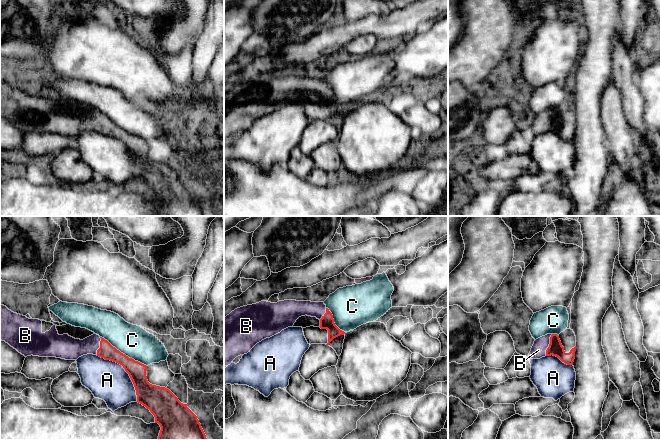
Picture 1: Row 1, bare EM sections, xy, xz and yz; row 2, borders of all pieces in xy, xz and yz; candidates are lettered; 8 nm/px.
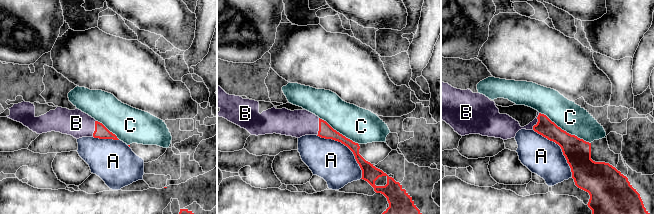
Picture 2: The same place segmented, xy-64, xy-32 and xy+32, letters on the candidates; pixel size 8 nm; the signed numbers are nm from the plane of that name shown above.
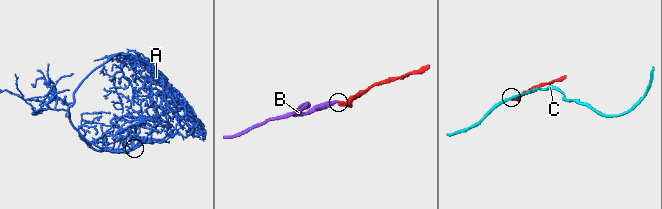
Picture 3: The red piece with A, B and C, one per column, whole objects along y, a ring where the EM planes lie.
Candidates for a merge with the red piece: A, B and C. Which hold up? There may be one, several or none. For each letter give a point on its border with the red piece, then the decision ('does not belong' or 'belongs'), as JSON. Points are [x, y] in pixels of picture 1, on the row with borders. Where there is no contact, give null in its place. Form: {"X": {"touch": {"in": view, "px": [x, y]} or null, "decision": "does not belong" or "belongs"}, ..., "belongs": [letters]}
{"A": {"touch": {"in": "xy", "px": [125, 370]}, "decision": "does not belong"}, "B": {"touch": {"in": "yz", "px": [549, 345]}, "decision": "belongs"}, "C": {"touch": {"in": "xy", "px": [122, 353]}, "decision": "does not belong"}, "belongs": ["B"]}

